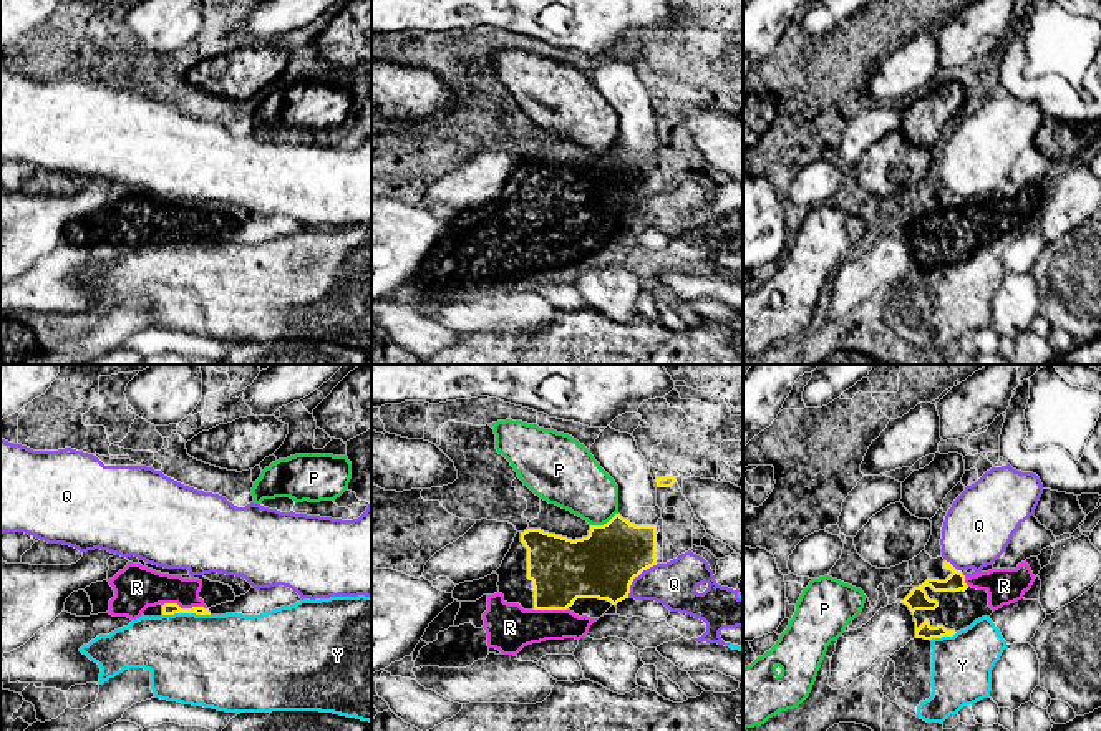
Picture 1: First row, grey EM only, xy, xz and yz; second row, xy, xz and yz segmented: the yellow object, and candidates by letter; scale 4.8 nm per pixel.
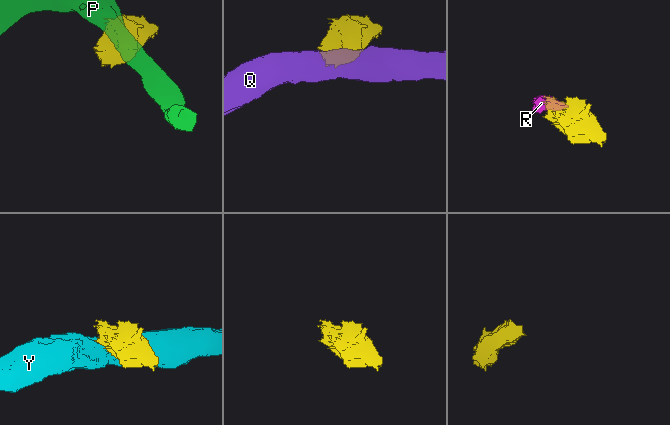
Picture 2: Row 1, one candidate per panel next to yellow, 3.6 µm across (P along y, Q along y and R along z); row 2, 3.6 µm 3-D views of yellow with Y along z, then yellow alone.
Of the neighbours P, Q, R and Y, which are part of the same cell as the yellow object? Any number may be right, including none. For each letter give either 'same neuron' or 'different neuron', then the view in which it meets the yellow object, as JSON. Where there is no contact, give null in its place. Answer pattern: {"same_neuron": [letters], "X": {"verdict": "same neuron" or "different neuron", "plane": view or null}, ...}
{"same_neuron": ["R"], "P": {"verdict": "different neuron", "plane": "xz"}, "Q": {"verdict": "different neuron", "plane": "xz"}, "R": {"verdict": "same neuron", "plane": "xy"}, "Y": {"verdict": "different neuron", "plane": "xy"}}

